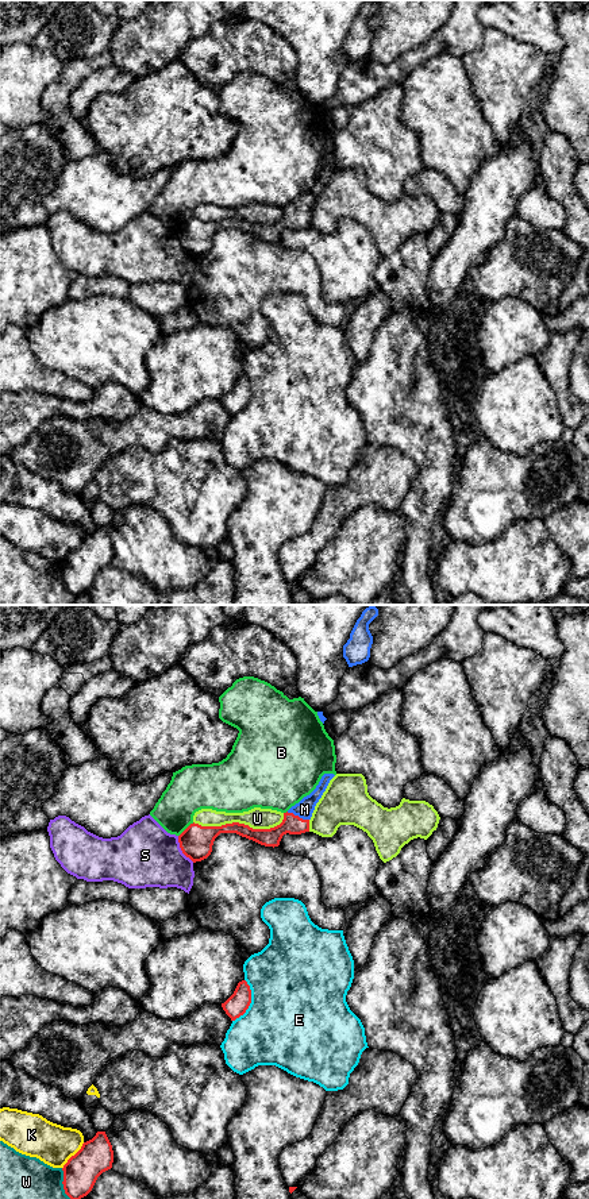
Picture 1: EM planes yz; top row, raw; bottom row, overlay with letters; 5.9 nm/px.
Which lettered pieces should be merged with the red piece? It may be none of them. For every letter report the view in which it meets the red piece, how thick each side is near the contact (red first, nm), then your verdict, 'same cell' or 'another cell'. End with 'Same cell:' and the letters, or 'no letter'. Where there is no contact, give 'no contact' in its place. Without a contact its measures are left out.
B: yz | 200/260 nm | another cell
E: yz | 130/500 nm | another cell
K: yz | 200/240 nm | another cell
M: yz | 120/110 nm | same cell
S: yz | 200/380 nm | another cell
U: yz | 150/130 nm | another cell
W: yz | 200/420 nm | another cell
Same cell: M

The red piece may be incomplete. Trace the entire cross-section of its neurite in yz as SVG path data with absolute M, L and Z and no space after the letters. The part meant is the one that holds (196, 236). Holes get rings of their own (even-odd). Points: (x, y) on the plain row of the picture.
M324 169L316 184L284 208L282 217L274 223L253 224L239 217L201 221L193 217L178 231L180 243L186 252L196 258L211 250L213 236L220 228L236 228L265 242L278 242L286 228L301 230L309 227L309 215L315 201L334 171L334 169Z

